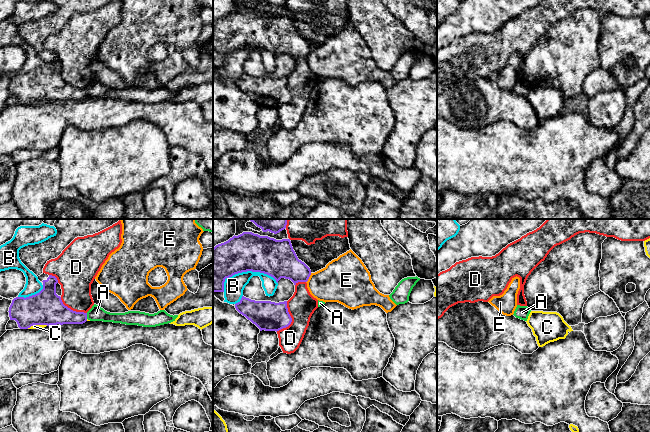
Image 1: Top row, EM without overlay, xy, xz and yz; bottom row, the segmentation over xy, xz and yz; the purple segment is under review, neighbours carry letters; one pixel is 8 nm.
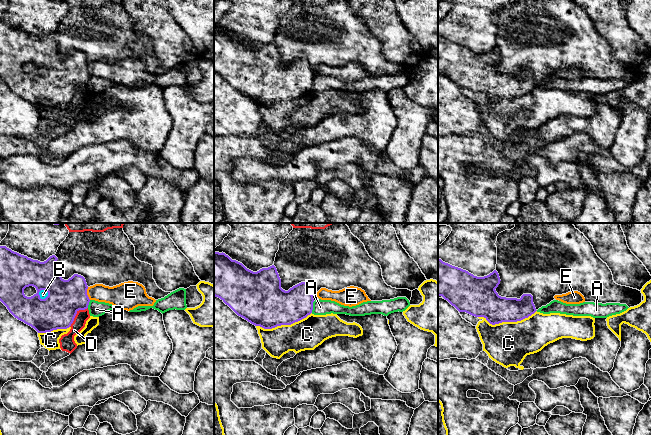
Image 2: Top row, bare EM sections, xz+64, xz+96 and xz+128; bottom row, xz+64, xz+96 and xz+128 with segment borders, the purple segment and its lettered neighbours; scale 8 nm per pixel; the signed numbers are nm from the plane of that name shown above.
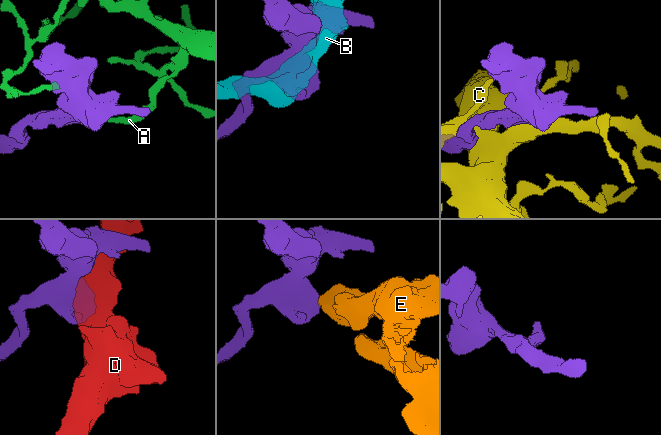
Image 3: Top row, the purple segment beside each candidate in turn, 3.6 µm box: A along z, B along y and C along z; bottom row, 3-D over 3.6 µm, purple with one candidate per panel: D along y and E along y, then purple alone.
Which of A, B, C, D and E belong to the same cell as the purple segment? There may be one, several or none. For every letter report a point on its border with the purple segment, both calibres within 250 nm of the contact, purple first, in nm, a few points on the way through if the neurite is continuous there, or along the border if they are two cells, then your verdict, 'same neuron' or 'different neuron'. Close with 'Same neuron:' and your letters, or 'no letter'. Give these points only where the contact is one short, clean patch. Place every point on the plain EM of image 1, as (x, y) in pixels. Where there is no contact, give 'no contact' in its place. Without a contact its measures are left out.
A: meets purple in xy at (86, 92); 180 nm thick on the purple side, 120 nm on the other; border along xy (86, 89), (87, 94); different neuron
B: meets purple in xz at (245, 47); 300 nm thick on the purple side, 160 nm on the other; different neuron
C: meets purple in xy at (37, 100); 280 nm thick on the purple side, 30 nm on the other; different neuron
D: meets purple in xz at (291, 95); 240 nm thick on the purple side, 220 nm on the other; different neuron
E: meets purple in xz at (308, 54); 260 nm thick on the purple side, 320 nm on the other; border along xz (311, 49), (306, 58); different neuron
Same neuron: no letter

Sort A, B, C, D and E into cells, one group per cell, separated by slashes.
A / B / C / D / E

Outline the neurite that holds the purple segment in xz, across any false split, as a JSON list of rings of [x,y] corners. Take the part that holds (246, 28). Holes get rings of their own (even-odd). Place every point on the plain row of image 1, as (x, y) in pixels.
[[[243,8],[213,24],[213,68],[224,68],[226,54],[247,47],[267,50],[277,59],[281,54],[289,55],[294,61],[307,58],[311,51],[310,44],[298,35],[290,15],[276,16],[252,8]]]

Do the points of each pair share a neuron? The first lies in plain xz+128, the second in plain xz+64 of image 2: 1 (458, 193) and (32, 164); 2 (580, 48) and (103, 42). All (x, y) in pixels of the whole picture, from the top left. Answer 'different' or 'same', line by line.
1: different
2: same

